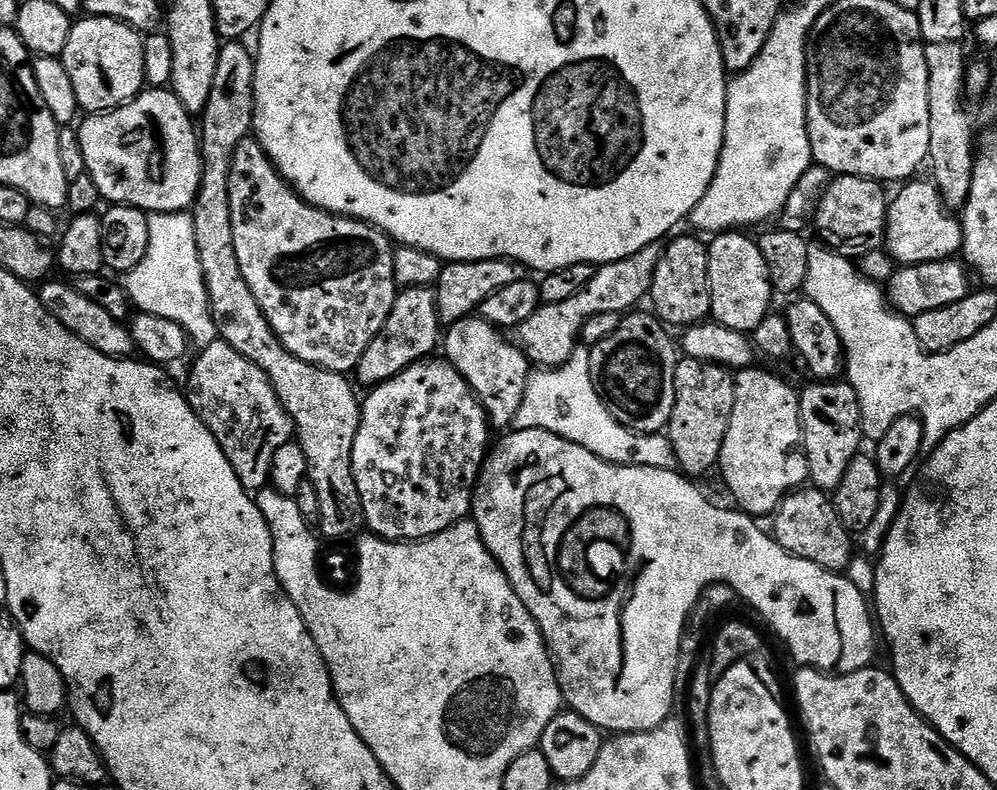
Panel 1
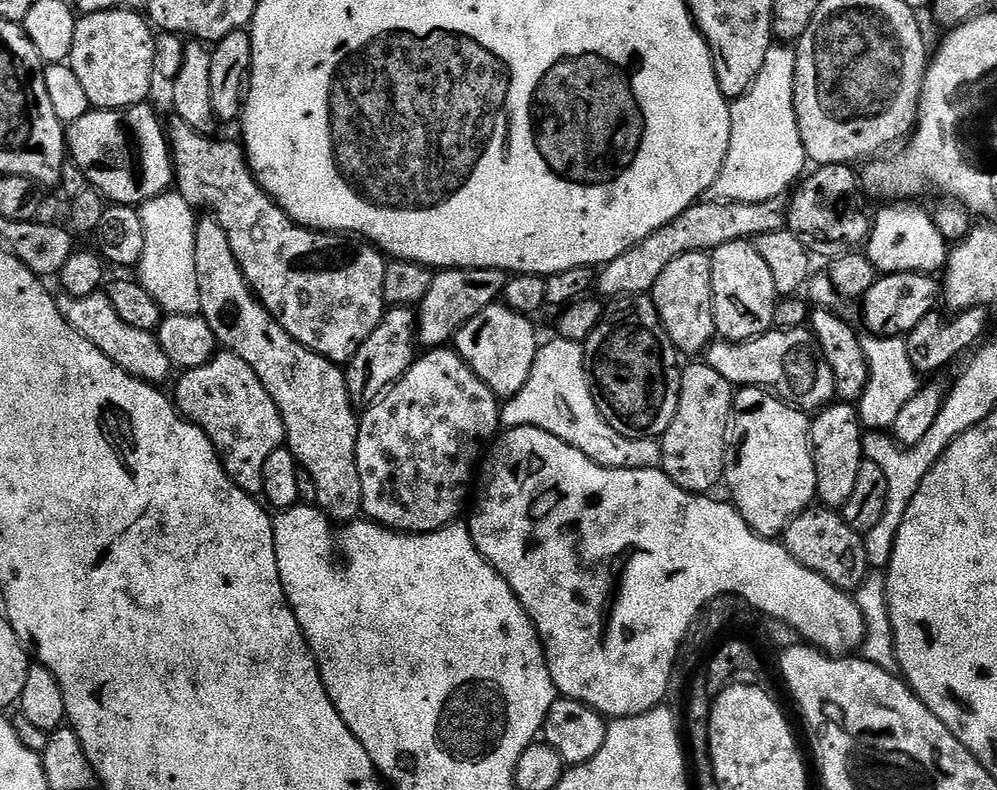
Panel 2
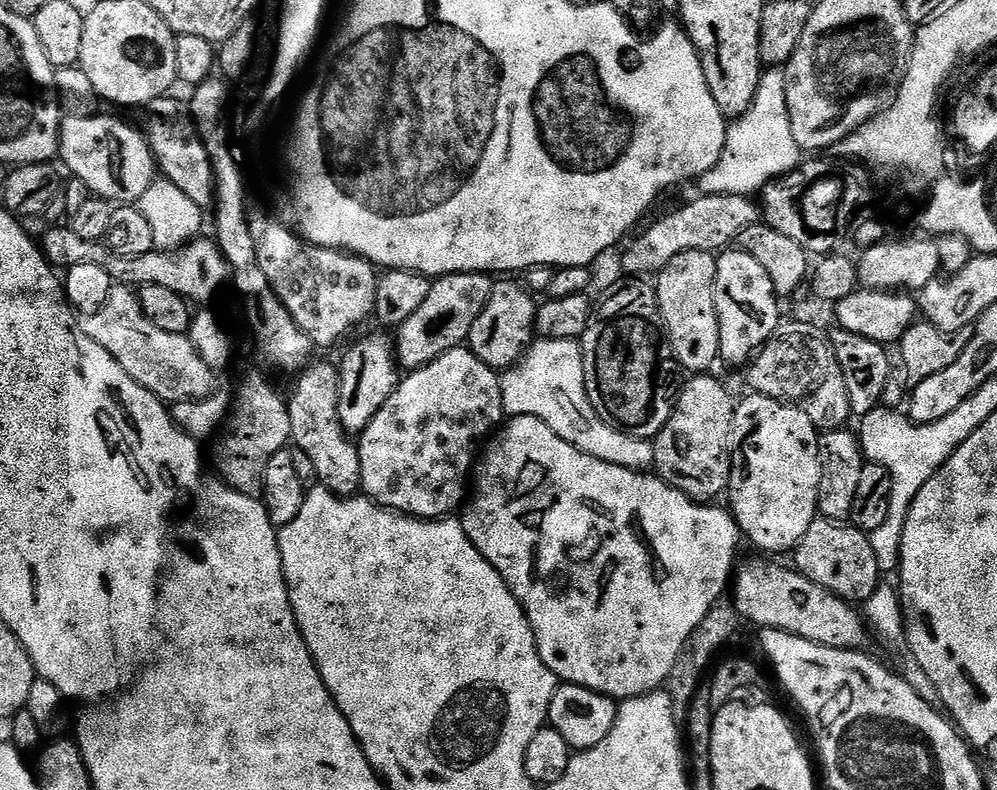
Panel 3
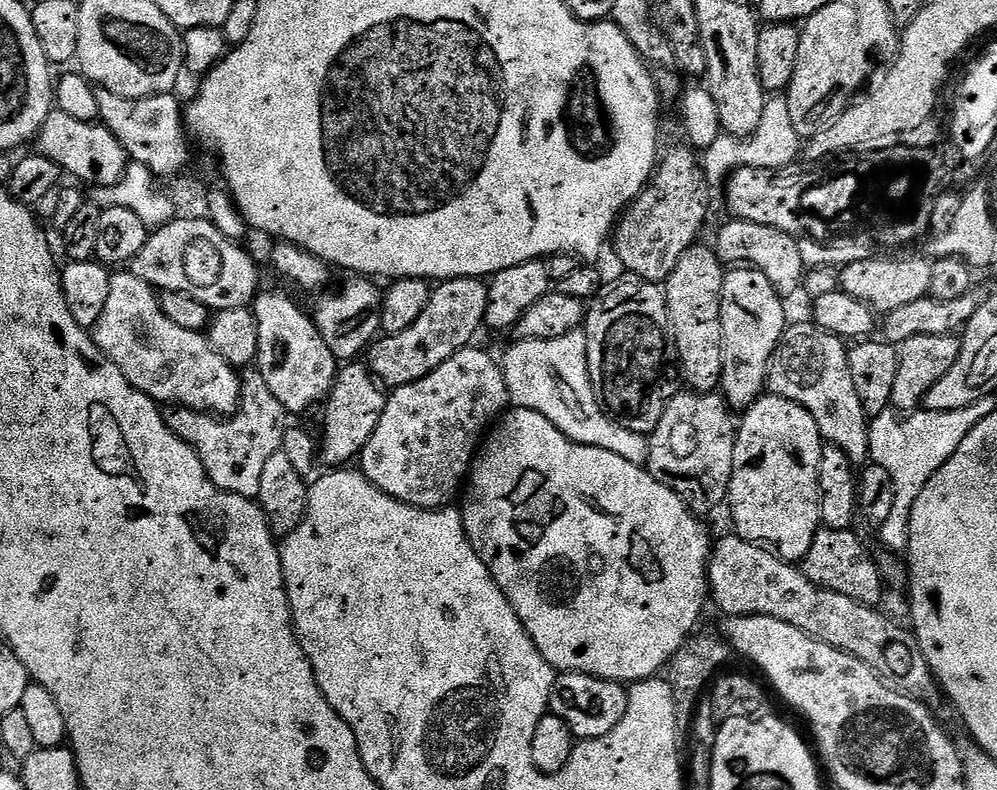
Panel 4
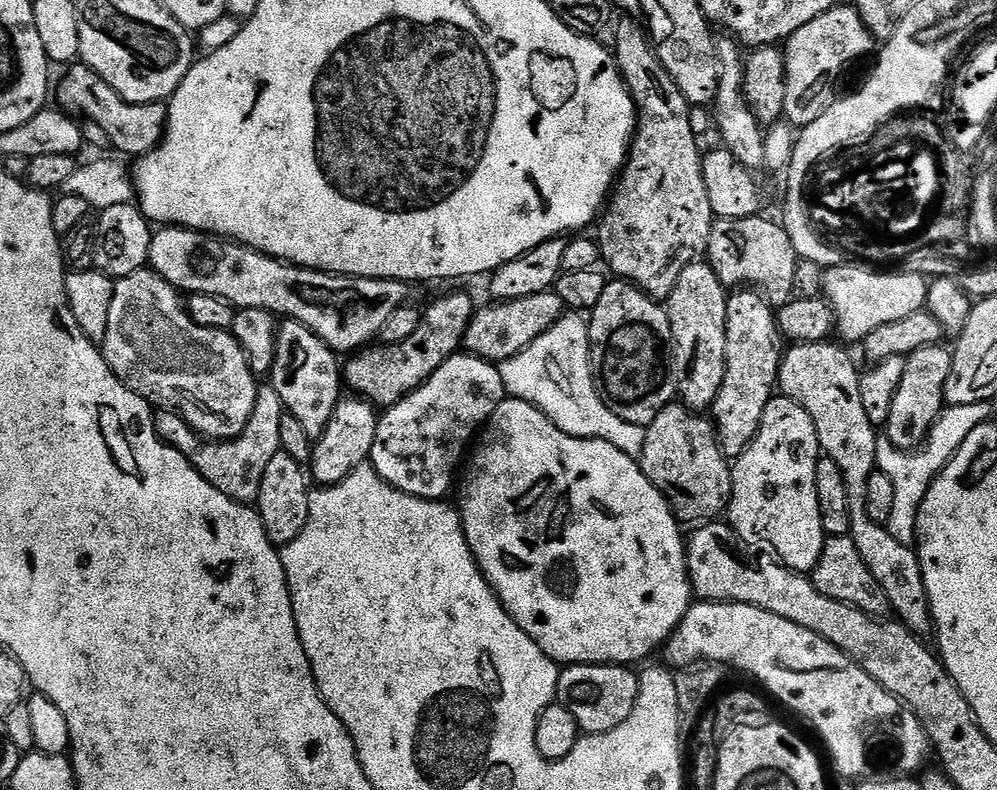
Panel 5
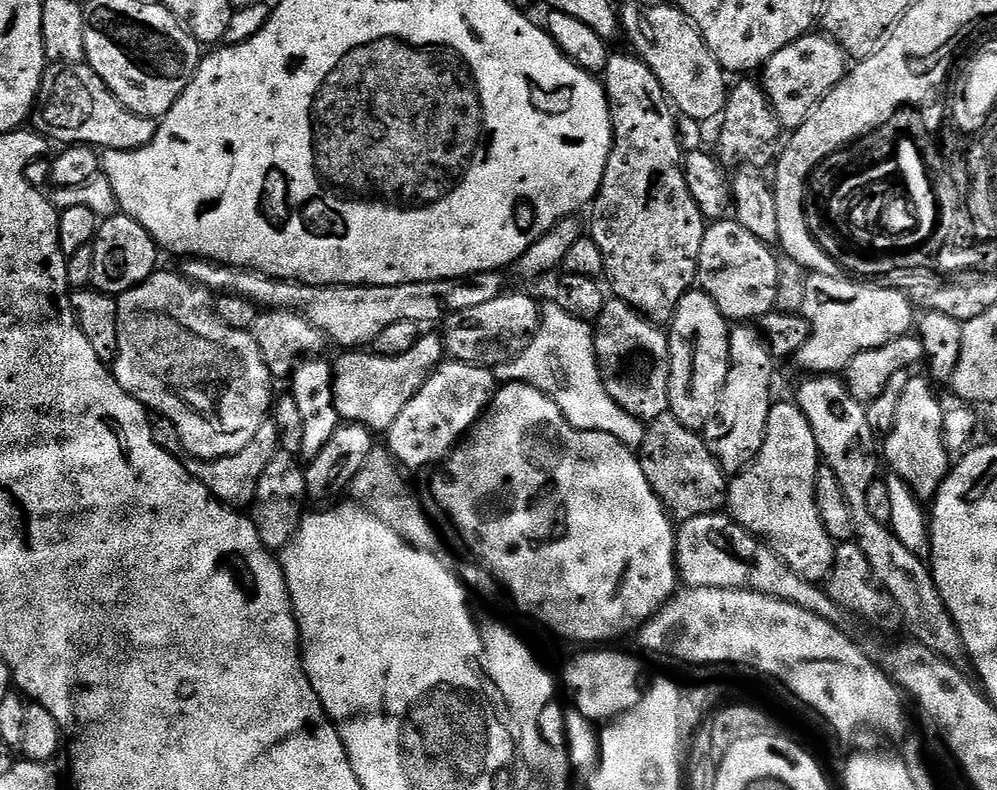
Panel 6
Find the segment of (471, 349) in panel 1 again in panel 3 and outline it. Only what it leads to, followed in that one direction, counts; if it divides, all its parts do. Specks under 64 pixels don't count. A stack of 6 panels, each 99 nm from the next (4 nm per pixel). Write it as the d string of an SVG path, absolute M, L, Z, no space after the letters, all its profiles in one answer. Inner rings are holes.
M497 279L492 285L490 302L486 302L486 310L478 314L478 322L474 322L470 330L467 347L472 349L479 360L486 362L486 366L497 370L516 367L534 343L537 311L537 297L529 292L519 279Z

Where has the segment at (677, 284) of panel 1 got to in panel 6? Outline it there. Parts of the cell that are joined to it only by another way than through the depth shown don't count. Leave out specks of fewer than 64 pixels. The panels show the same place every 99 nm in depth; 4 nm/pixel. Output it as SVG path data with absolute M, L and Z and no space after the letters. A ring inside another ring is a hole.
M693 290L678 302L667 329L670 346L668 412L692 432L703 433L726 386L730 358L730 321L707 290Z

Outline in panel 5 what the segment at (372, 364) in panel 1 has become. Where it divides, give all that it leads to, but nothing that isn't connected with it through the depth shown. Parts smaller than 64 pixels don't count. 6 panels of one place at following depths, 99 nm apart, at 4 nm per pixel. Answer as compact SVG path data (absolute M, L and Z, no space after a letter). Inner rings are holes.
M345 395L338 402L338 406L334 406L334 414L330 414L326 430L312 445L311 479L317 485L327 486L350 478L355 468L369 463L374 446L374 434L378 434L377 409L355 395Z

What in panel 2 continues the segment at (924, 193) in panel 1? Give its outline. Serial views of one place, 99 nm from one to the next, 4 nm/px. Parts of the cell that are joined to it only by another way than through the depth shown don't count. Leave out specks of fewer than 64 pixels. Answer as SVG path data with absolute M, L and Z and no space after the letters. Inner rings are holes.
M898 202L884 206L880 213L875 213L872 232L866 241L866 255L869 262L875 266L877 273L926 272L936 274L948 263L949 241L942 238L938 226L932 221L932 212L929 209L919 208L916 204L919 203Z

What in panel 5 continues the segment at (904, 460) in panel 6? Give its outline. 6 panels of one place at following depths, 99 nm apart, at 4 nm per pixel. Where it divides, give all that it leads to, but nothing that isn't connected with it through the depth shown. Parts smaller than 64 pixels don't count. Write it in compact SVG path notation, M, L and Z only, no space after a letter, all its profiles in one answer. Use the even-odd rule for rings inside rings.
M943 343L931 344L908 355L906 375L898 385L898 394L894 394L894 406L890 406L890 418L886 425L886 438L894 442L894 446L905 450L919 448L944 411L944 384L952 369L952 348L944 347Z

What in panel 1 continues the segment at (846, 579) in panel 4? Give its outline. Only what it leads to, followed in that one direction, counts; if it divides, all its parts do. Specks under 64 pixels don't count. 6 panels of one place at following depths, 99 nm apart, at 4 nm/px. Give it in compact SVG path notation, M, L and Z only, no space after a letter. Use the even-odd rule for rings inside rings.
M811 486L797 488L780 503L772 522L771 535L776 544L782 546L782 550L806 562L814 562L814 566L822 566L831 572L847 573L854 558L854 536L846 530L846 526L842 526L842 518L838 518L838 510L832 505L829 493Z

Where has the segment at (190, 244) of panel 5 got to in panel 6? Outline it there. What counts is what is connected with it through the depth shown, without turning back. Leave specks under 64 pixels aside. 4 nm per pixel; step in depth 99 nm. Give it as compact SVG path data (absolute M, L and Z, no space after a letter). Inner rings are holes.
M203 258L189 259L188 265L182 268L183 275L204 285L216 294L231 294L245 296L253 300L264 310L274 308L290 308L322 329L325 337L336 344L341 344L344 350L360 350L365 346L375 345L378 334L386 330L386 326L394 326L394 322L412 320L415 324L427 326L439 312L454 313L458 310L470 310L470 306L482 306L482 302L490 302L502 295L505 287L503 271L475 272L469 276L458 276L449 280L411 280L405 284L394 286L378 286L377 284L302 284L295 280L282 280L275 276L267 276L265 272L257 272L235 266L221 266L214 260Z

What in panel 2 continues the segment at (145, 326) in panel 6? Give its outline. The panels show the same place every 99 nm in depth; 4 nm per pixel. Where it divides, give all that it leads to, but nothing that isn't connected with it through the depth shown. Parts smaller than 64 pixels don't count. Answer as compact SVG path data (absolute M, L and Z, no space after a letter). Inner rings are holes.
M103 291L90 294L86 298L64 294L57 299L56 305L62 318L66 318L66 322L70 322L70 326L74 326L74 330L78 330L82 338L86 338L86 342L98 346L98 350L102 350L102 354L106 354L110 362L147 384L163 385L170 365L155 332L137 330L135 326L122 322L122 318L118 318L118 314L114 312L114 306L110 306L110 298Z

